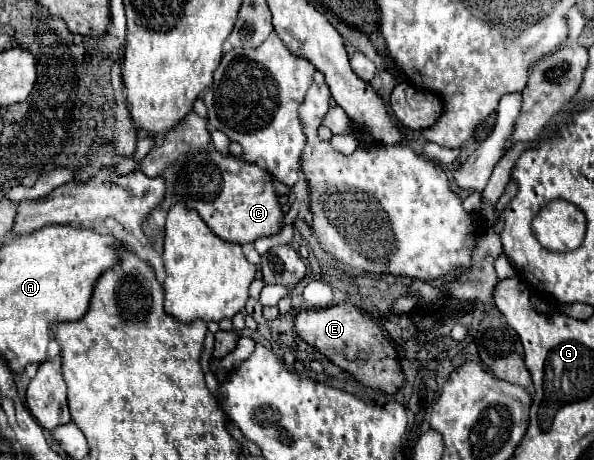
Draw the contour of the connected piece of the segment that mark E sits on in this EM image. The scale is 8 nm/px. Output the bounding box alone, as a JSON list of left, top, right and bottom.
[294,303,404,395]

